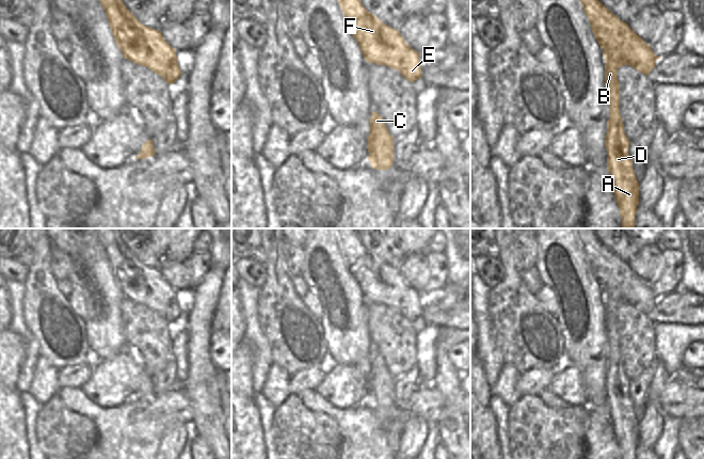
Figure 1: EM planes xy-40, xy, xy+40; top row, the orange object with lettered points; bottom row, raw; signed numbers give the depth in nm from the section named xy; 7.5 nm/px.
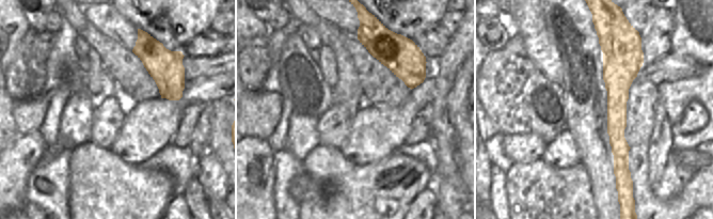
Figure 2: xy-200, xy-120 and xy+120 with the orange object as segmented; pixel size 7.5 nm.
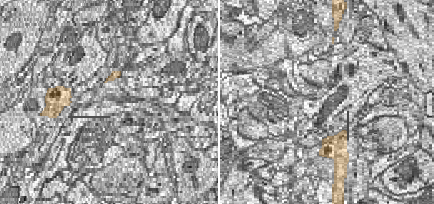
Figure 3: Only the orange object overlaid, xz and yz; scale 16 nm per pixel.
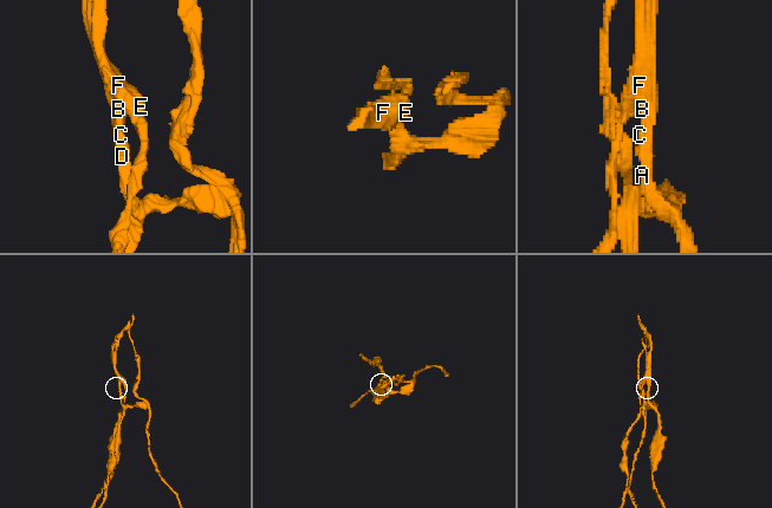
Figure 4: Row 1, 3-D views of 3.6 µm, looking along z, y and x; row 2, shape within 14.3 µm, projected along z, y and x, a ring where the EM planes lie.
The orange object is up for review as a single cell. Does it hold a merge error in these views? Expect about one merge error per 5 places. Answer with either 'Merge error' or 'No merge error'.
Merge error.

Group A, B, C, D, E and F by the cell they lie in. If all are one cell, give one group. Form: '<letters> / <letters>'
A B C D / E F

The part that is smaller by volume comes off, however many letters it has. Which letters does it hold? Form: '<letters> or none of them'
E, F.

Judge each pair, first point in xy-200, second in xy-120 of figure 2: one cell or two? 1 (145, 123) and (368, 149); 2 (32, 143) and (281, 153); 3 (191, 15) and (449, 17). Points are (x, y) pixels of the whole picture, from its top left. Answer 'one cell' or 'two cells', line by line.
1: one cell
2: two cells
3: two cells

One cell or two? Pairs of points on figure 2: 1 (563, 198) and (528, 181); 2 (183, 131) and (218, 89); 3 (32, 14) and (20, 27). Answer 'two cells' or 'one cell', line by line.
1: one cell
2: two cells
3: two cells

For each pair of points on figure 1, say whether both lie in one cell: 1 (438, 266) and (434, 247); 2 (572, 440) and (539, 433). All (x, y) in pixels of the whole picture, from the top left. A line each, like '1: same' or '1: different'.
1: different
2: same

